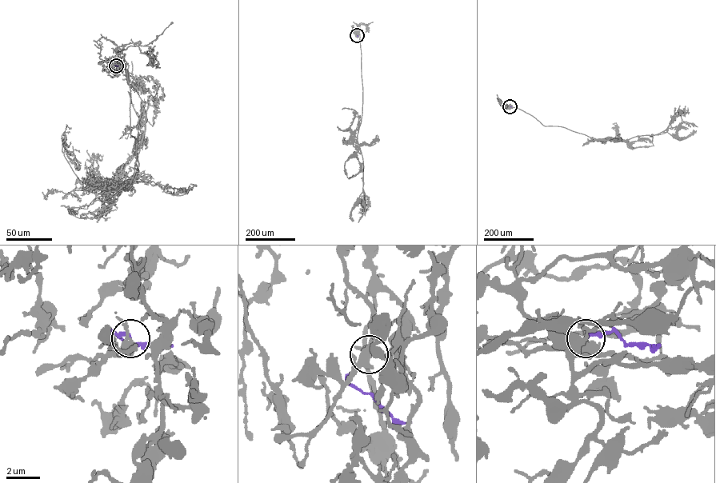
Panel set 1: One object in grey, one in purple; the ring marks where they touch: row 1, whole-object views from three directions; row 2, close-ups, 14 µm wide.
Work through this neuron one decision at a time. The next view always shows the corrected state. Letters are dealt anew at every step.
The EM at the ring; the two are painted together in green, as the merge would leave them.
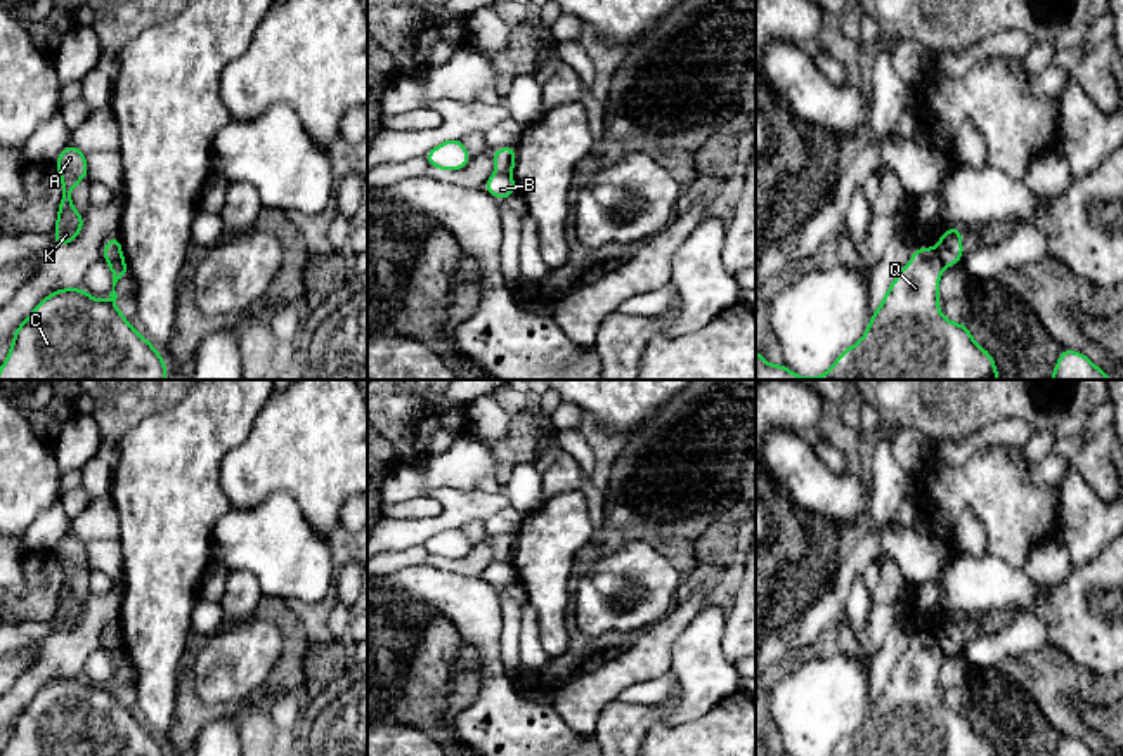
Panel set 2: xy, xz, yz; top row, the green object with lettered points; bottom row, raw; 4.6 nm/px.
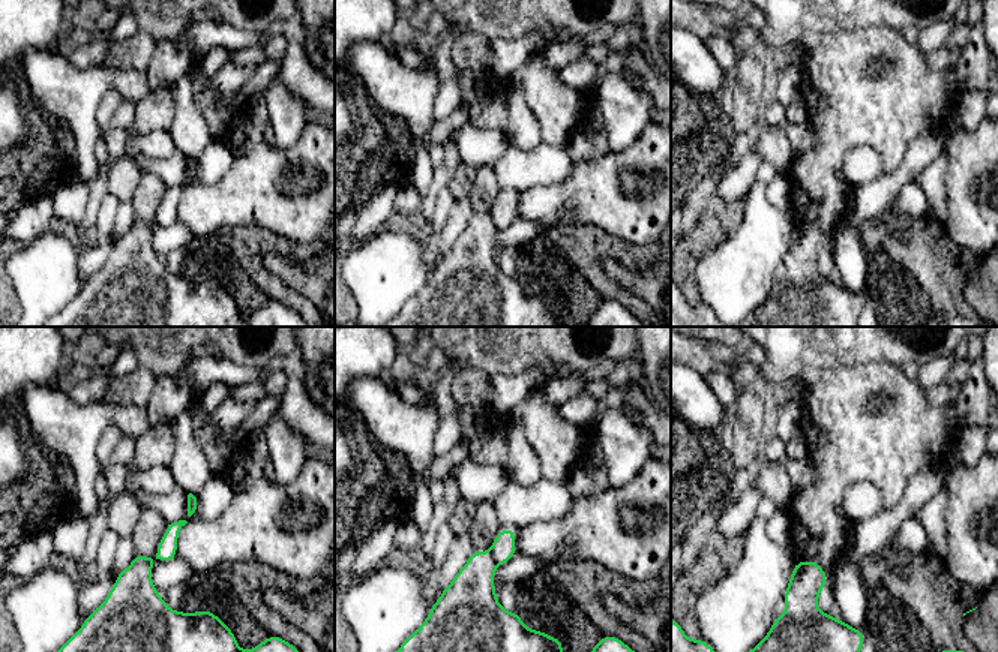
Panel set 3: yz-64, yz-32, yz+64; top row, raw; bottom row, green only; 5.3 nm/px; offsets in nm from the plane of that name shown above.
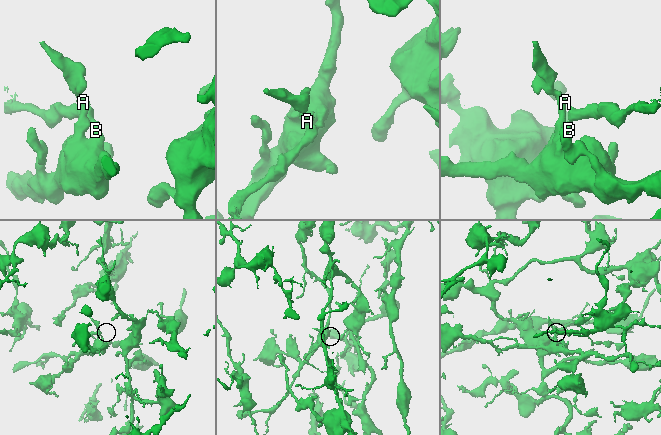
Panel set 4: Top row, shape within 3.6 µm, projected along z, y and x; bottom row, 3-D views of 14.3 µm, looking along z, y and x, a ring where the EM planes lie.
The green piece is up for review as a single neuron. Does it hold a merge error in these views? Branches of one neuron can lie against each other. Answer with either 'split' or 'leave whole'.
split

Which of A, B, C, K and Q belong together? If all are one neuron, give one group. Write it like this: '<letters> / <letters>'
A C K Q / B

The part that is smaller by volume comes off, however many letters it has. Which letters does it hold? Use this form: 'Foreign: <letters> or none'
Foreign: B

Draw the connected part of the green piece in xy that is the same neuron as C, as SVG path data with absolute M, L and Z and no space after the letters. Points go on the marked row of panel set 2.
M125 258L109 262L109 270L113 276L113 291L109 293L109 300L95 300L83 288L59 288L57 291L52 291L43 300L40 300L36 307L29 312L29 316L12 333L10 350L0 366L0 380L166 380L165 357L158 354L156 347L146 336L135 331L135 328L116 307L118 295L114 291L114 286L121 277L130 276Z

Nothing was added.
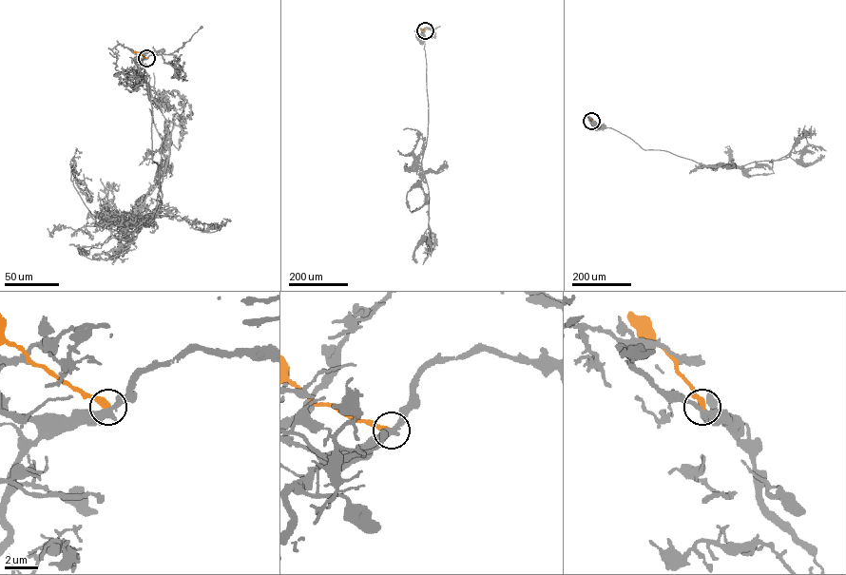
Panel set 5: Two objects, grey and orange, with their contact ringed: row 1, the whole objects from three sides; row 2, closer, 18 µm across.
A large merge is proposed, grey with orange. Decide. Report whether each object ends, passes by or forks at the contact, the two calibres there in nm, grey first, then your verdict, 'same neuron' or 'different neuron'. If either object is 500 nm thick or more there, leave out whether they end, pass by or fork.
grey passes by | orange ends | 380/400 nm | different neuron

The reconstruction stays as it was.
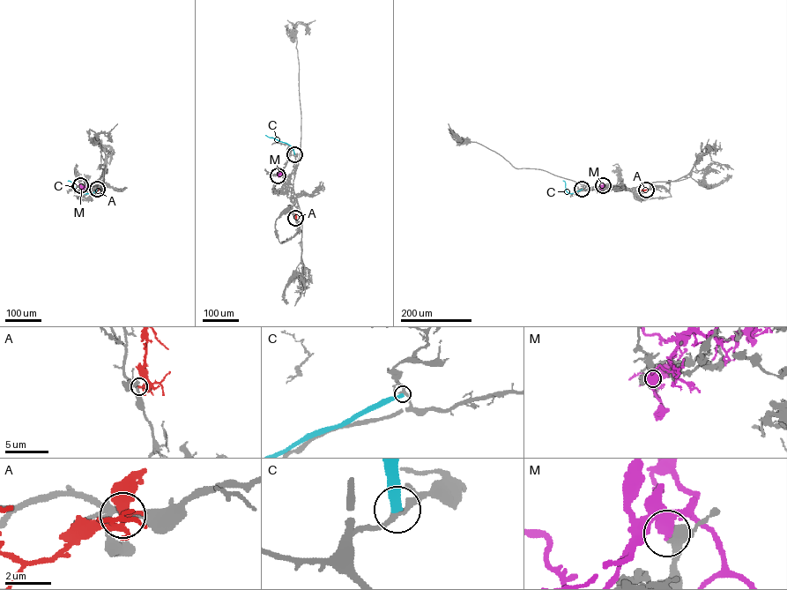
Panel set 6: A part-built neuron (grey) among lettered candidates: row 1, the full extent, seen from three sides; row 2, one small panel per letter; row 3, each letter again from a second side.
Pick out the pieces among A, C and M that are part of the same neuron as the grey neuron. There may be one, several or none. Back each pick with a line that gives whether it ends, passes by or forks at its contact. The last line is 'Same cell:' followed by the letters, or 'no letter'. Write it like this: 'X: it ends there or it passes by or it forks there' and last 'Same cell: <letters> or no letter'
A: it passes by
Same cell: A

